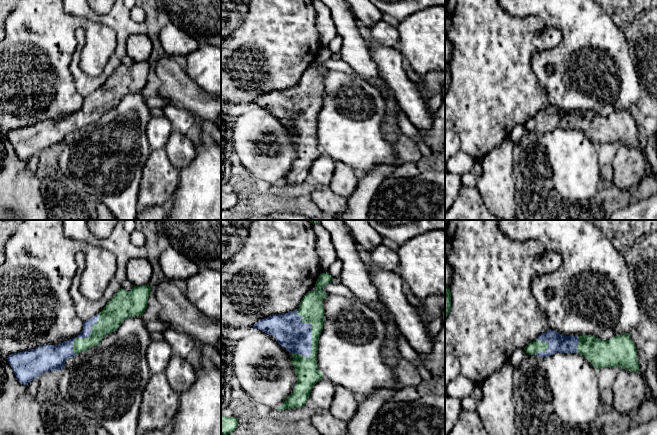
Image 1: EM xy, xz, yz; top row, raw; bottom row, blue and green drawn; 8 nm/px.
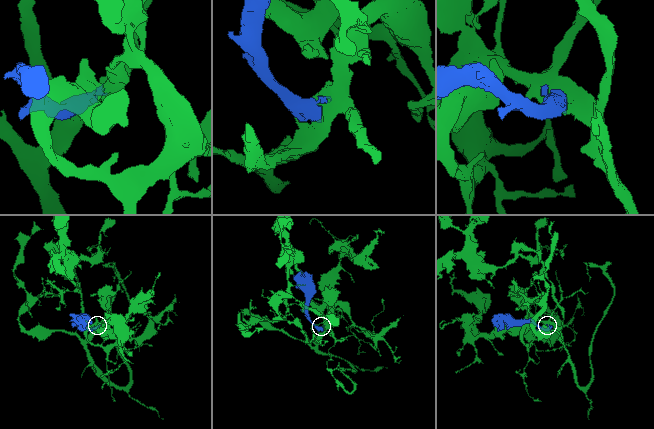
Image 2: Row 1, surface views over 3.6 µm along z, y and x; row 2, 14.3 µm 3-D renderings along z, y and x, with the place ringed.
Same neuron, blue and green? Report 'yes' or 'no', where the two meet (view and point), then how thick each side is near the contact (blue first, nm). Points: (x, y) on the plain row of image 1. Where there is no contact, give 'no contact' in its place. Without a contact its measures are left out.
yes | xz (311, 106) | 260/190 nm

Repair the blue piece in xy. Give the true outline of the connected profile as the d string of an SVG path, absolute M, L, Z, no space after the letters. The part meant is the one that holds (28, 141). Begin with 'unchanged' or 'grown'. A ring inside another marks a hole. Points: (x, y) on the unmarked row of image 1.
grown; M149 60L134 62L130 67L121 64L99 90L83 98L83 107L77 113L56 122L42 121L10 130L7 132L8 138L16 154L27 161L45 148L61 147L69 134L98 121L107 110L116 107L125 95L141 92L151 69Z

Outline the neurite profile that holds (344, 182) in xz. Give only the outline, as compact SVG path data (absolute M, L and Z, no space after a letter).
M336 161L336 169L329 188L337 195L348 198L355 191L358 181L352 167L341 161Z

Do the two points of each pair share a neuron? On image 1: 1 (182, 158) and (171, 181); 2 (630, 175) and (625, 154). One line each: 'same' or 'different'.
1: different
2: same

